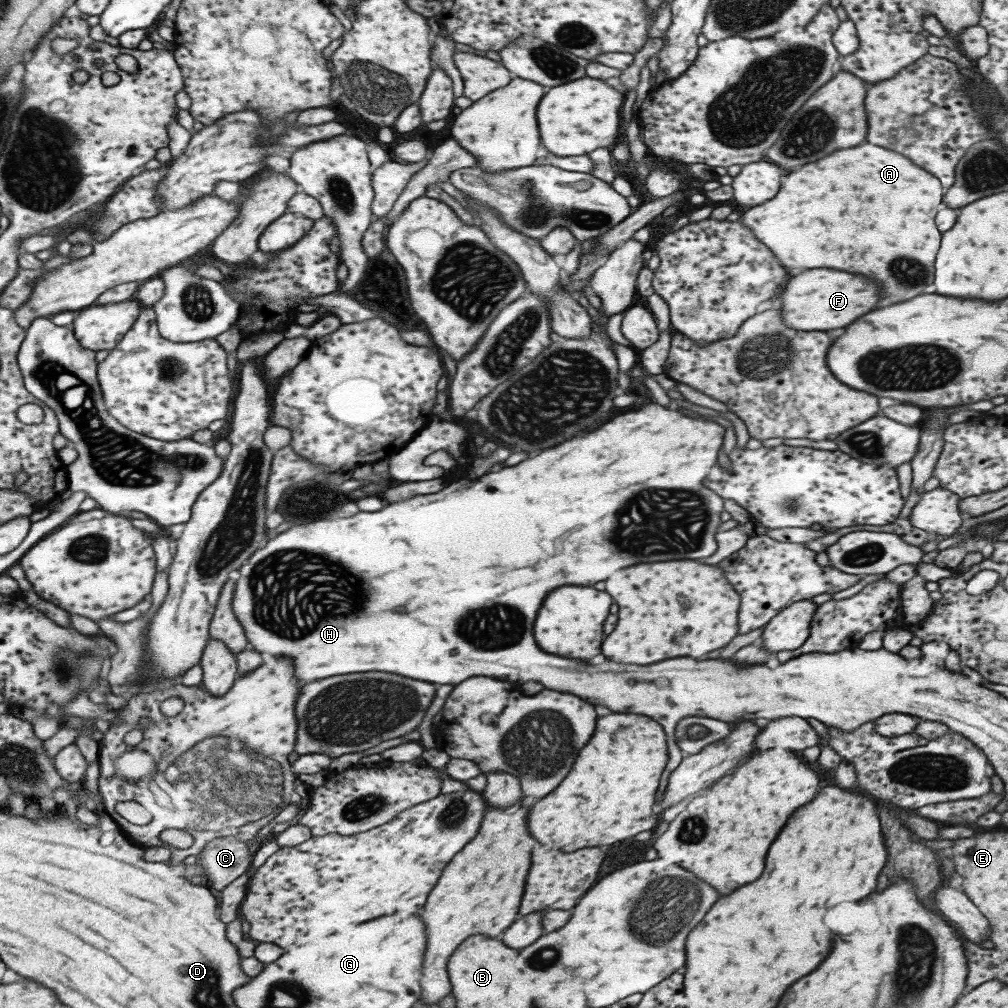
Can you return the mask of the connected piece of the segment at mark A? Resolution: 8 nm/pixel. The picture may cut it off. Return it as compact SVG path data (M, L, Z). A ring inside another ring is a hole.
M859 144L827 154L827 158L819 158L787 174L771 200L743 212L743 226L747 226L785 268L847 270L881 282L883 298L907 300L921 294L923 288L933 282L933 258L939 248L939 232L933 224L933 216L943 189L937 178L905 156L873 144Z

